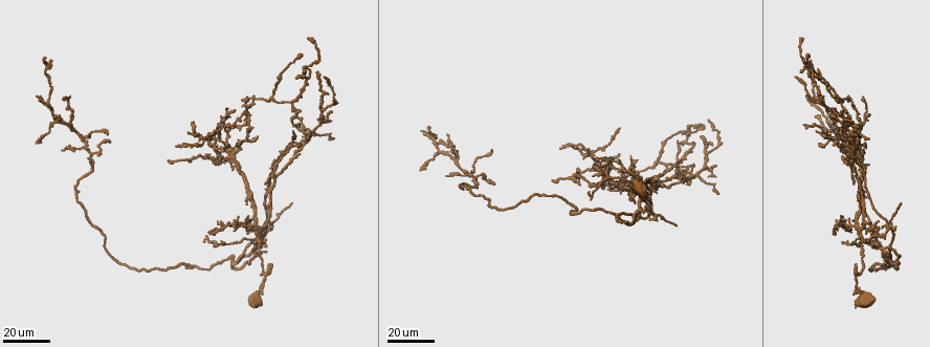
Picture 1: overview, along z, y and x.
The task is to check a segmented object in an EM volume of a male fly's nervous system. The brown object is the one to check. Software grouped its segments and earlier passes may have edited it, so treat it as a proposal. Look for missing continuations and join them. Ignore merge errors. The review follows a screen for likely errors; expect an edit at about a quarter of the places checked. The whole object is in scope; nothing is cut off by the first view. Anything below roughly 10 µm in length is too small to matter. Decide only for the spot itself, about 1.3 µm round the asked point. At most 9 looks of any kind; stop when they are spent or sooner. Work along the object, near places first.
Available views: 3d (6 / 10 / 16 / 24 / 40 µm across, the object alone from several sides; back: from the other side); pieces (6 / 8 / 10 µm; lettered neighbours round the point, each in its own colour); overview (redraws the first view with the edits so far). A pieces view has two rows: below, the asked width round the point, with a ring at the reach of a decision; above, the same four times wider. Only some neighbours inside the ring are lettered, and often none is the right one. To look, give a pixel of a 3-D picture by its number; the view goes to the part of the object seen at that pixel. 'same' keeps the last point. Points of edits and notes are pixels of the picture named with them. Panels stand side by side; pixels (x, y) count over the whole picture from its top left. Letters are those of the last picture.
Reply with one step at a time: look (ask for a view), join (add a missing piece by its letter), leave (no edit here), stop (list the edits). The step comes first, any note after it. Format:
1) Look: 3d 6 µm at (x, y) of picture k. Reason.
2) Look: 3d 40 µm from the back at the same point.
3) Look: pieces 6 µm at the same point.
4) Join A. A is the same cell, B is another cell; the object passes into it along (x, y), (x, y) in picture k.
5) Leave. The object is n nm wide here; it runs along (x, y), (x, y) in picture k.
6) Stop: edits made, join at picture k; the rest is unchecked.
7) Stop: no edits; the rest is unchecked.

Look: 3d 24 µm at (819, 68) of picture 1.

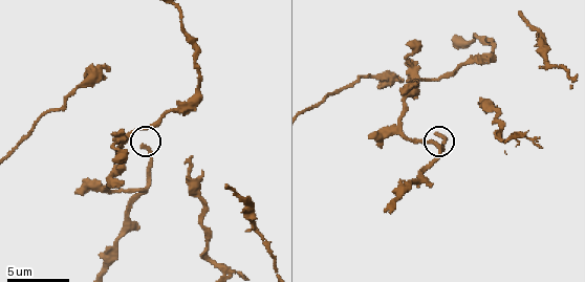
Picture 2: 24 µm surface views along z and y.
Look: pieces 6 µm at (145, 146) of picture 2.

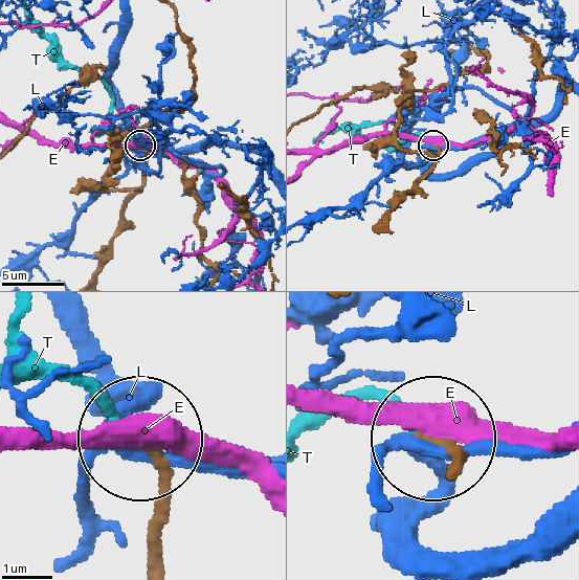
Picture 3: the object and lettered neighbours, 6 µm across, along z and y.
Join T. The object is 180 nm wide here; T is the same cell, E and L are other cells; it goes on there.

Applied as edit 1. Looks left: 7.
Look: 3d 40 µm at (853, 221) of picture 1. Thin end.

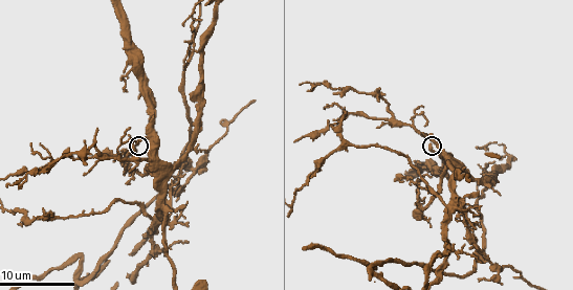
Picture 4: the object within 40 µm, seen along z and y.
Look: pieces 8 µm at (428, 144) of picture 4.

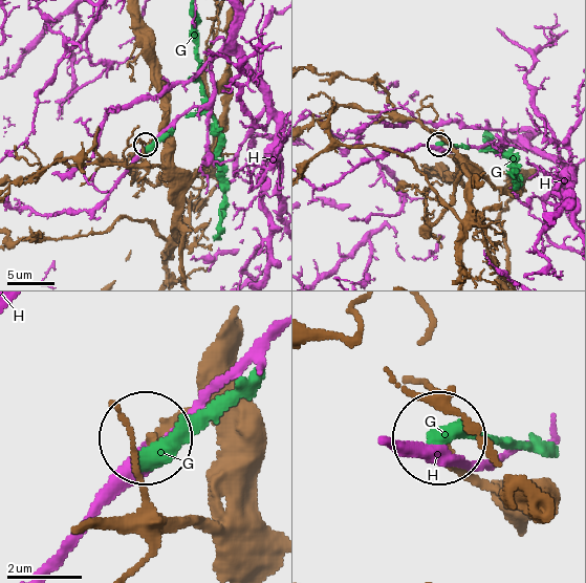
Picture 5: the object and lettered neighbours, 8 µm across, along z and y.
Leave. The object is 180 nm wide here; G and H are other cells; none of them fits.

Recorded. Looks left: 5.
Look: 3d 40 µm at (677, 226) of picture 1. End of a long branch.

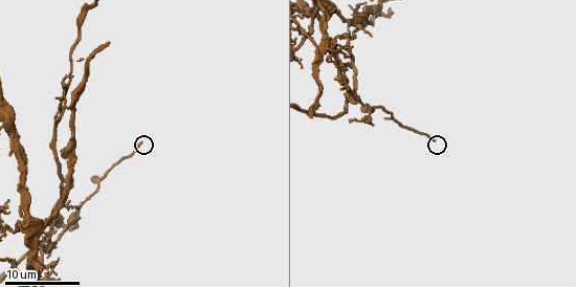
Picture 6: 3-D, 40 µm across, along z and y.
Look: pieces 10 µm at (140, 144) of picture 6. See the neighbours.

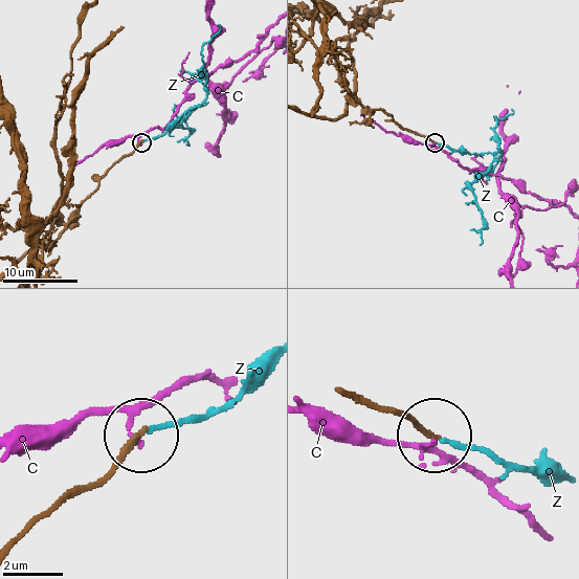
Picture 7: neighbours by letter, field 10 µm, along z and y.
Join Z. Z is the same cell, C is another cell; the object passes into it along (361, 400), (509, 463), (561, 468) in picture 7; the neuron continues.

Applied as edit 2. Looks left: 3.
Look: overview.

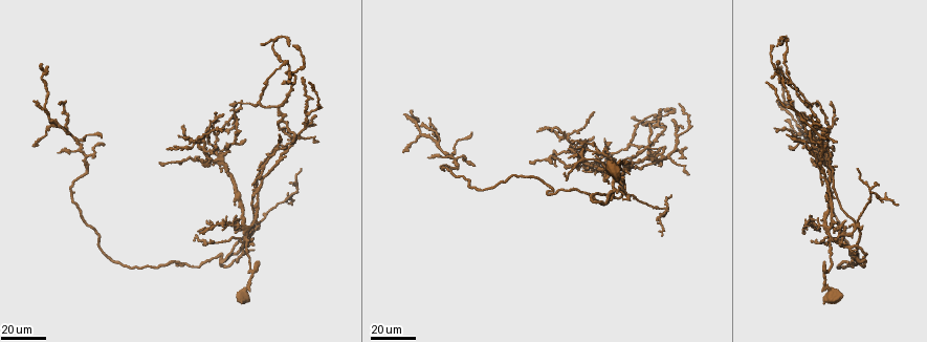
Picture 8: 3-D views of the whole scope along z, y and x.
Look: 3d 24 µm at (244, 138) of picture 8. Branch stops here.

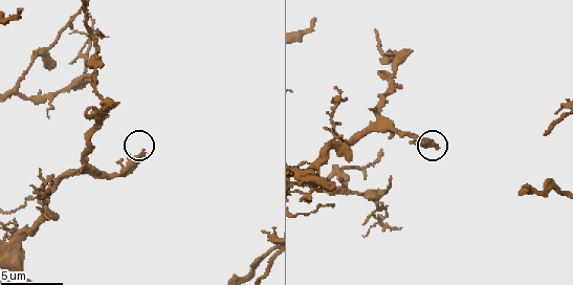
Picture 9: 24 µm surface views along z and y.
Look: pieces 8 µm at (145, 151) of picture 9.

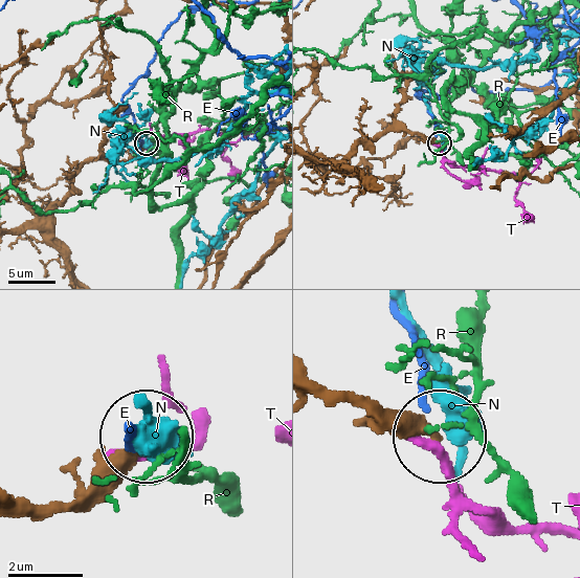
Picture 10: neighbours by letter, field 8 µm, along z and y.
Leave. The object is 280 nm wide here; E, N, R and T are other cells; it runs along (318, 390), (411, 412), (437, 434) in picture 10; no lettered piece goes on from it.

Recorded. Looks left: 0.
Stop: edits made, join at picture 3, join at picture 7; the rest is unchecked.

